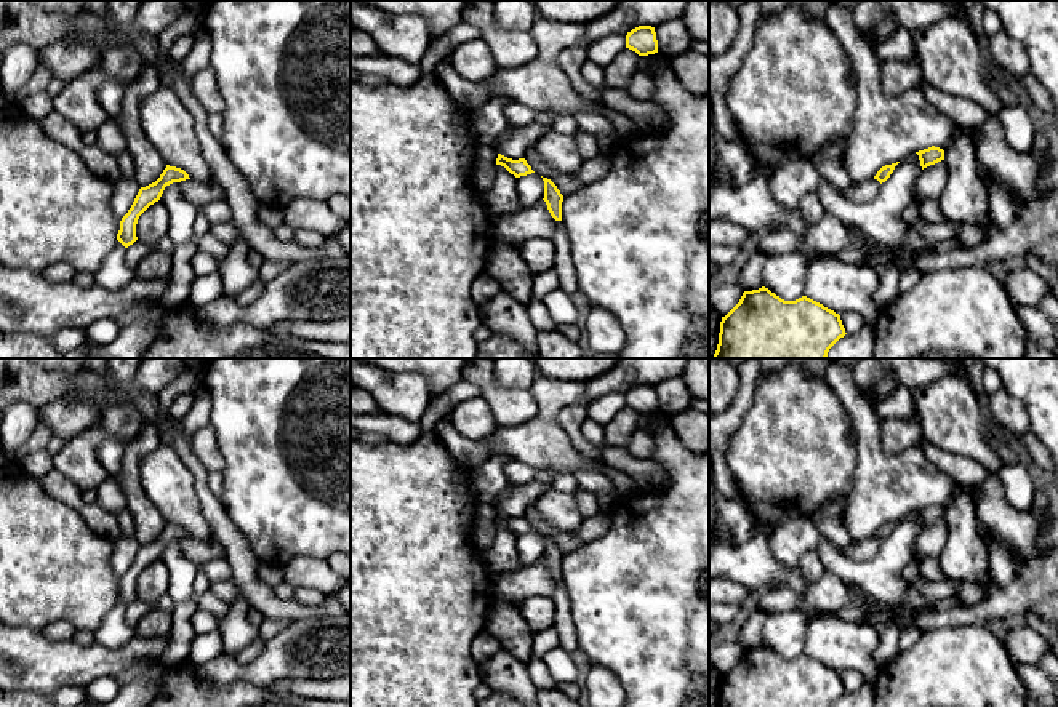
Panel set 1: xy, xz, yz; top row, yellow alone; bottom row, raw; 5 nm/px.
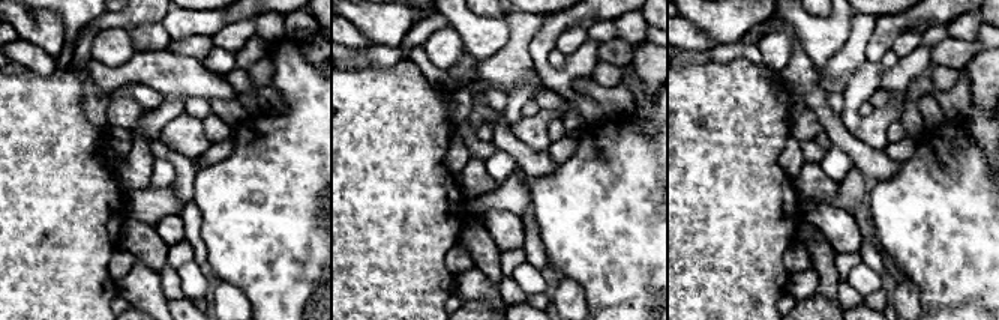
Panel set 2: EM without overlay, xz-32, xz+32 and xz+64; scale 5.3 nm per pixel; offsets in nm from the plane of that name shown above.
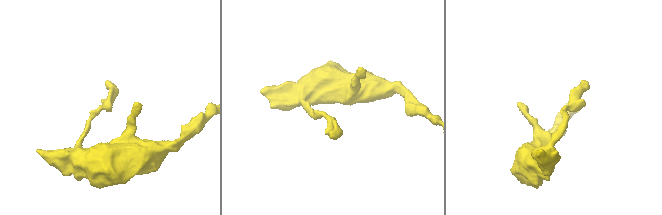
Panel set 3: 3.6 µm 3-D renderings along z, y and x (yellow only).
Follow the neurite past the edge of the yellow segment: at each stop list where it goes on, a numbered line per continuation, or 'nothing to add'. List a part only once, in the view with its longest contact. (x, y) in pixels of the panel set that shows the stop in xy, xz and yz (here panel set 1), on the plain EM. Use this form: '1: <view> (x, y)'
nothing to add

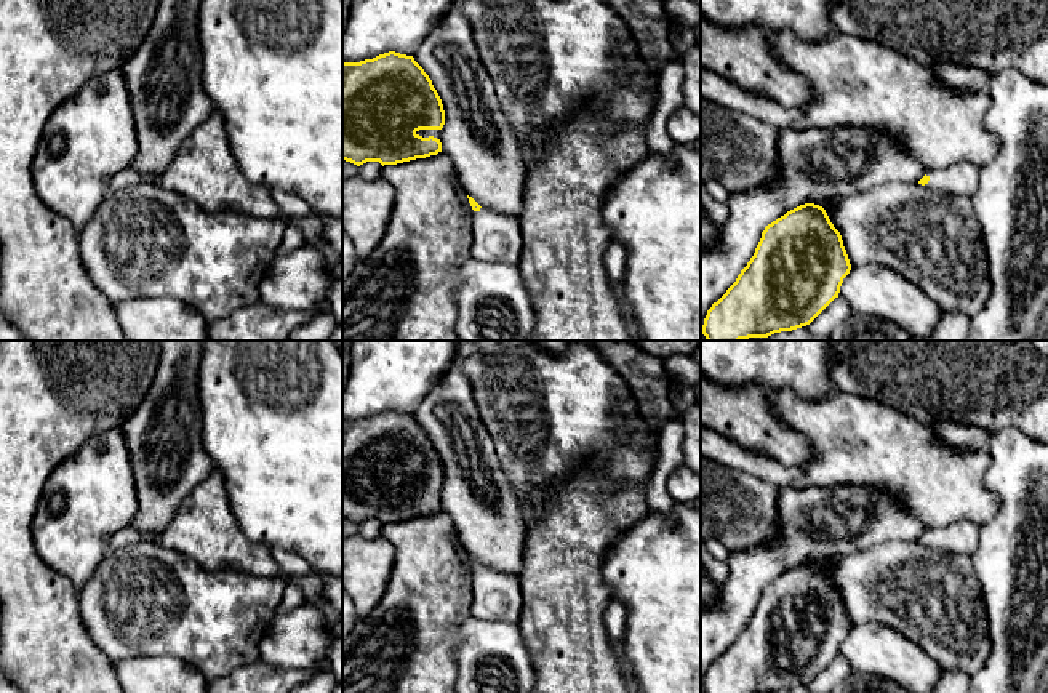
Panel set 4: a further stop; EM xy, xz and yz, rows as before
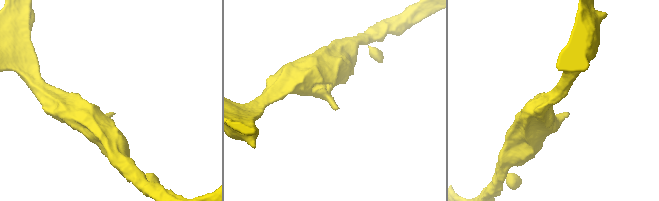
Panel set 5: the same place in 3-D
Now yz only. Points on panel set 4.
1: yz (960, 538)

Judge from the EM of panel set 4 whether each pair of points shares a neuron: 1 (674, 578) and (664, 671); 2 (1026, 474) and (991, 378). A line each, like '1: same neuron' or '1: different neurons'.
1: same neuron
2: different neurons

